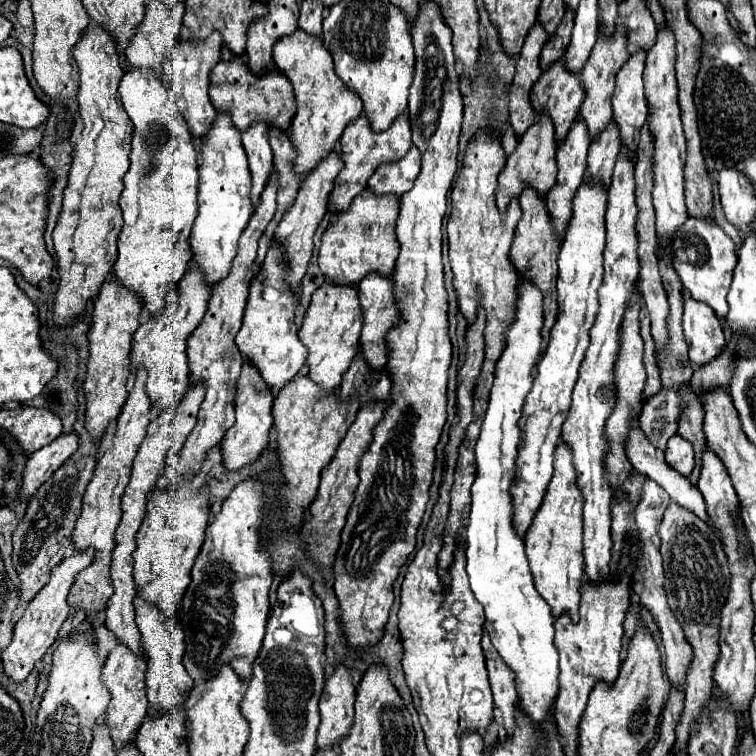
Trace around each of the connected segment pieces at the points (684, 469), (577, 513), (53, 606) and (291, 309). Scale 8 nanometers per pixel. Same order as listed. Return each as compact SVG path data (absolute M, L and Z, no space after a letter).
M675 434L665 450L665 462L677 470L681 476L689 476L695 468L695 452L693 446L689 446L679 434Z
M563 442L555 452L555 474L547 488L547 496L525 534L525 554L533 574L533 584L543 600L551 606L553 618L567 614L573 622L579 620L581 584L583 584L583 554L581 554L581 494L577 494L573 456Z
M93 548L83 550L83 552L75 552L73 556L65 558L59 566L53 568L49 584L43 586L37 592L37 596L27 604L23 616L19 618L19 622L13 628L13 640L11 640L11 644L1 654L3 672L5 672L5 676L9 680L23 682L31 674L31 670L35 668L35 664L43 658L43 654L49 650L49 646L55 642L61 624L69 616L67 596L69 596L69 590L73 586L73 578L77 576L77 572L81 572L83 568L87 568L91 562L93 562Z
M271 246L263 262L263 272L251 282L251 292L243 316L243 326L235 336L235 344L241 354L257 368L261 380L273 396L285 388L305 366L305 346L297 338L297 326L293 322L299 298L289 298L285 282L281 282L281 266L277 266L277 246Z

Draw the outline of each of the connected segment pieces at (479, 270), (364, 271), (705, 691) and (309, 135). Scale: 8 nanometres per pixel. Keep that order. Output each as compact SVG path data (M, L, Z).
M479 132L467 148L467 156L463 160L463 167L458 174L455 185L451 190L451 216L447 222L447 240L449 240L449 260L453 270L453 288L457 292L459 312L463 314L467 326L477 320L477 310L483 308L487 316L485 326L485 360L481 366L481 376L473 390L473 420L465 430L463 448L471 450L475 440L479 438L481 418L487 410L489 392L493 386L493 370L501 350L505 348L505 330L513 322L513 306L517 300L517 272L509 262L511 242L515 238L517 222L521 218L519 202L511 202L507 208L505 222L501 220L501 212L495 206L495 190L497 190L497 176L503 168L505 152L501 142L495 138L493 132Z
M371 190L361 192L347 212L337 216L337 224L327 228L319 250L319 268L325 278L341 286L357 286L369 272L391 276L399 254L395 238L399 200L393 196L375 196Z
M675 502L667 506L661 528L661 556L665 566L665 590L669 598L669 606L677 620L681 622L681 628L685 632L687 642L693 648L693 660L687 668L685 676L685 708L681 712L681 720L675 728L677 742L675 746L681 746L681 750L687 750L689 730L693 724L693 718L705 708L707 698L711 694L713 686L713 664L719 658L719 620L721 620L721 606L725 604L725 594L729 594L729 562L725 558L725 552L721 550L721 544L709 528L707 522L699 520L693 512L685 510L683 506L677 506Z
M297 28L289 38L281 38L281 42L277 42L277 46L273 48L273 62L275 68L289 78L291 86L293 86L293 94L297 100L297 114L293 118L293 126L289 130L289 138L297 150L297 158L293 160L293 172L297 174L307 174L311 172L327 154L331 154L343 134L343 130L347 128L347 124L355 118L361 116L363 106L361 100L357 98L357 94L353 94L335 74L333 70L333 58L331 54L325 50L323 40L321 38L309 38L309 34L301 34L301 30Z

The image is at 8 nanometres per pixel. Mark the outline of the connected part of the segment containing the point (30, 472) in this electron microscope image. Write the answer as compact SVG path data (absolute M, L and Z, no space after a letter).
M71 432L67 436L59 436L51 444L33 452L23 470L19 502L29 500L37 492L37 488L45 480L51 478L53 470L57 470L57 466L61 466L61 462L65 462L65 458L69 458L69 454L73 454L73 450L77 450L77 436Z

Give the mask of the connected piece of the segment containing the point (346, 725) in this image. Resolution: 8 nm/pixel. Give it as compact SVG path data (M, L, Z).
M335 666L335 672L327 678L319 700L321 724L317 734L317 750L337 748L349 734L353 726L353 704L355 686L351 682L351 672L345 666Z

